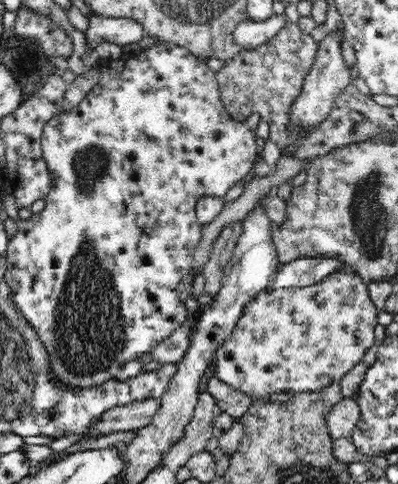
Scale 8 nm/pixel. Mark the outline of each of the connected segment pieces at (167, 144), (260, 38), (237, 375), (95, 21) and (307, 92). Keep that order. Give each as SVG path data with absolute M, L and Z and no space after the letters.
M159 41L136 54L134 58L121 56L108 66L100 68L100 82L92 87L78 106L69 111L60 111L44 125L41 149L52 177L51 188L41 212L17 221L18 232L9 237L4 254L7 263L4 279L9 286L10 297L22 316L35 329L49 354L50 380L58 381L58 385L66 385L66 389L84 389L116 379L126 363L136 361L146 352L152 352L160 342L169 338L174 330L184 324L189 315L185 306L180 303L178 289L193 266L194 251L201 240L203 227L196 214L196 202L202 196L223 198L236 182L250 178L257 158L256 127L261 121L261 115L252 113L243 121L234 120L222 102L218 81L207 61L194 56L186 47Z
M290 10L290 13L280 15L273 13L270 18L262 22L256 22L248 18L236 26L232 37L244 50L255 49L268 42L275 34L278 34L278 31L282 30L282 26L292 17L292 10Z
M337 271L322 282L306 288L262 291L248 302L229 341L214 353L215 376L254 400L273 394L314 392L334 383L358 364L364 352L375 344L378 308L374 306L364 280L354 272Z
M92 13L88 17L88 29L84 32L90 50L95 50L98 42L108 40L121 47L142 40L146 33L137 19L103 17Z
M344 27L336 32L327 32L324 39L319 42L314 64L305 76L301 93L293 102L292 110L289 112L298 131L310 130L312 126L318 126L320 122L324 122L335 100L340 98L350 83L353 83L350 75L351 68L345 62L341 49L341 42L344 40L343 30Z

